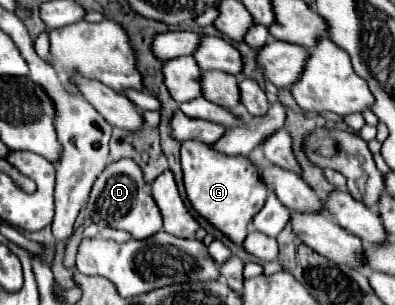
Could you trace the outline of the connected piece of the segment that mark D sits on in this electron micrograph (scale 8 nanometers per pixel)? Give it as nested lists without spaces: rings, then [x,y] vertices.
[[[120,158],[104,168],[104,172],[96,178],[92,190],[90,190],[90,200],[88,200],[88,214],[94,224],[100,224],[100,216],[106,218],[106,224],[116,230],[130,232],[132,238],[136,240],[146,240],[148,236],[154,236],[156,232],[162,230],[162,216],[160,208],[156,206],[154,198],[150,192],[144,190],[144,174],[140,166],[130,160],[130,158]]]

